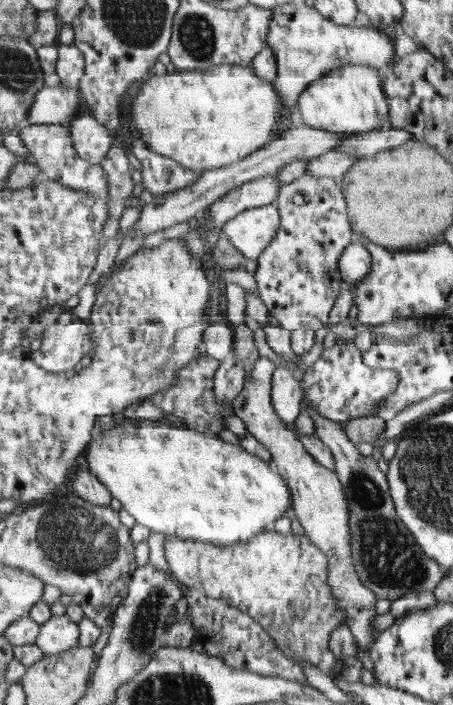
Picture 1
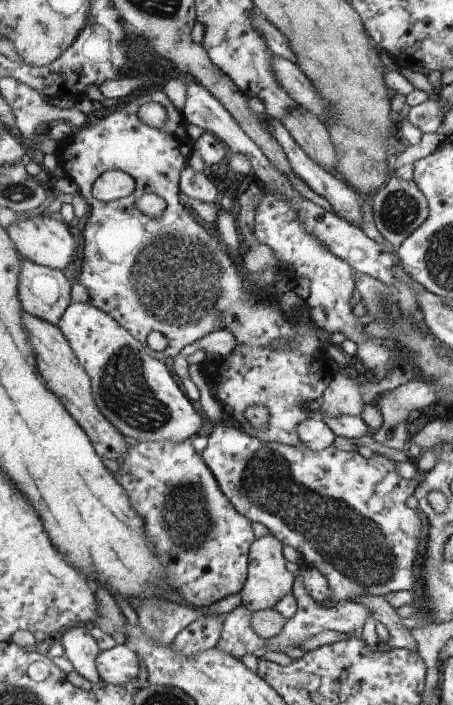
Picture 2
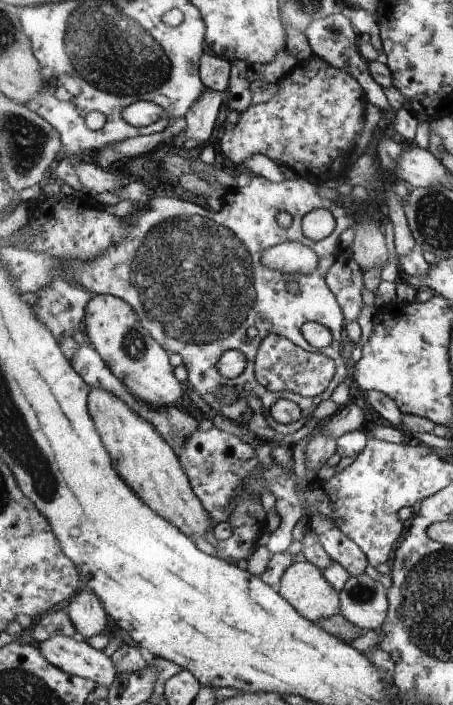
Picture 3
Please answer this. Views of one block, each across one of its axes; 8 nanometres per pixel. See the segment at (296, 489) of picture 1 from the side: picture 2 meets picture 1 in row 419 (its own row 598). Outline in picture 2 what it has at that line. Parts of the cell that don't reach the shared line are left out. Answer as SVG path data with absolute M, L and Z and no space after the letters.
M269 532L268 535L255 539L250 548L250 565L246 585L240 592L242 606L247 606L251 612L274 609L287 594L294 590L296 575L287 568L285 545L278 536Z

